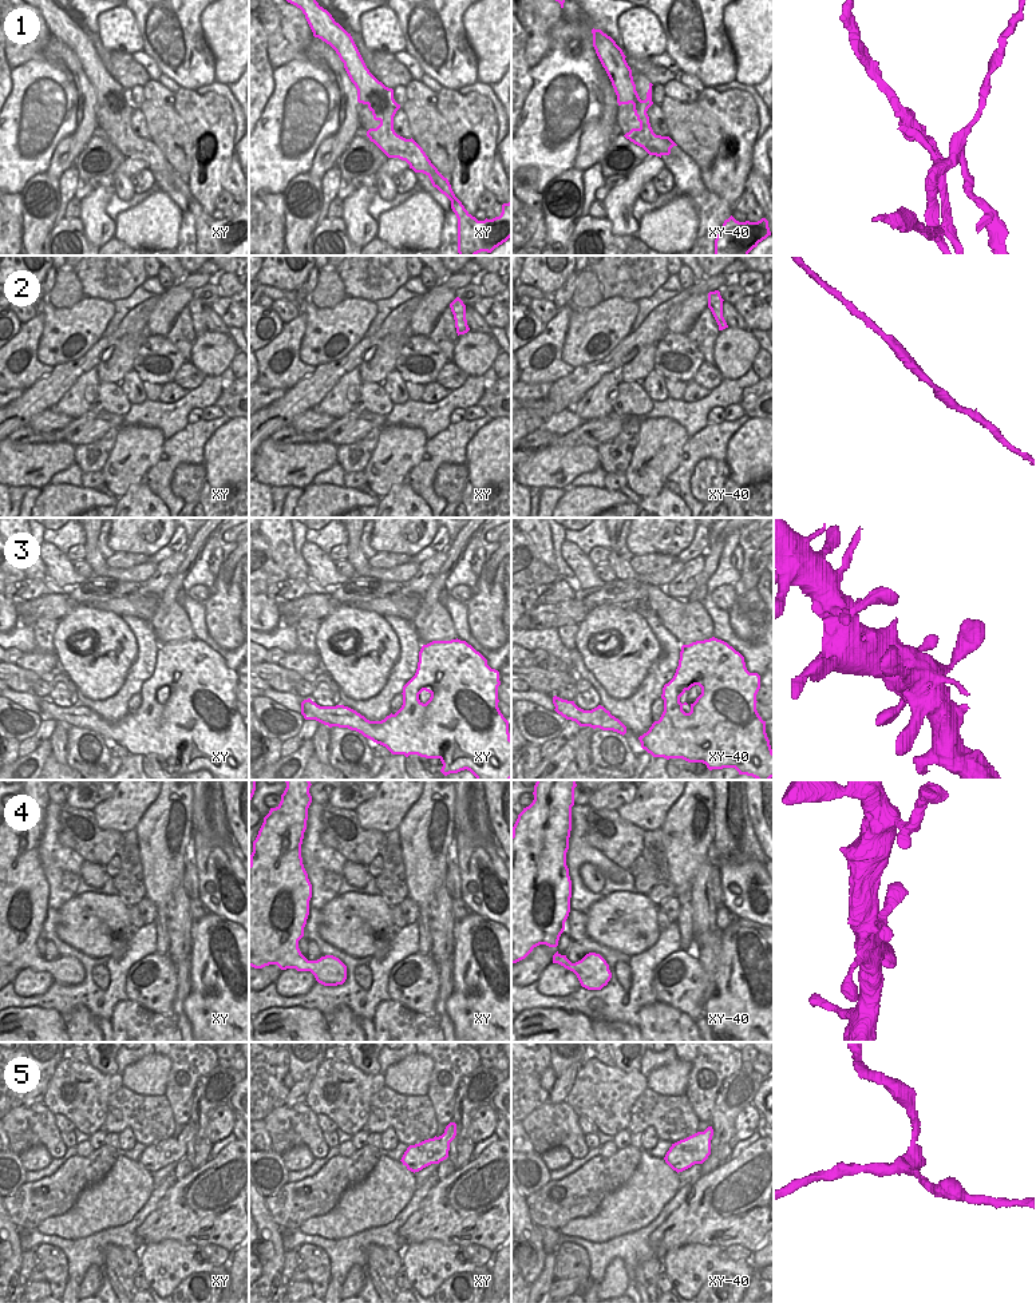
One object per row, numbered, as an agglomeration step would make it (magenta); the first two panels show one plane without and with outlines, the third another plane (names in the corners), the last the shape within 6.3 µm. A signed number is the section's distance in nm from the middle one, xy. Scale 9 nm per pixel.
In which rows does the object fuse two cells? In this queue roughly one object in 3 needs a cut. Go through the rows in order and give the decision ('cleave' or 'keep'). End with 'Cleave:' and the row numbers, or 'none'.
1: cleave
2: keep
3: keep
4: keep
5: cleave
Cleave: 1, 5

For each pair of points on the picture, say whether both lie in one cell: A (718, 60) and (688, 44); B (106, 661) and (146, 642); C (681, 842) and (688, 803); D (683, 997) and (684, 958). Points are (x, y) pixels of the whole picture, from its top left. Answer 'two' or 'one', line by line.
A: one
B: two
C: one
D: one

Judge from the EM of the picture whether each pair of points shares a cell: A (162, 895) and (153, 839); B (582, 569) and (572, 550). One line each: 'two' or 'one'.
A: one
B: one

